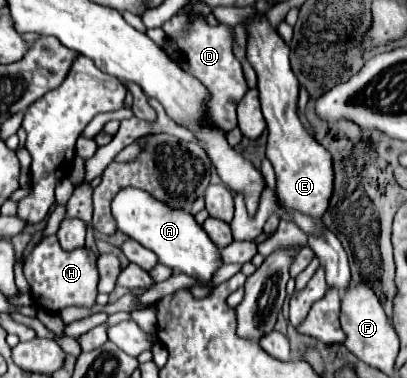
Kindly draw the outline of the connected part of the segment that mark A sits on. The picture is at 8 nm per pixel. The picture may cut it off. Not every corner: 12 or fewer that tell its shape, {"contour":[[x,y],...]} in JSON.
{"contour":[[142,189],[112,201],[118,231],[210,283],[220,249],[190,213]]}

